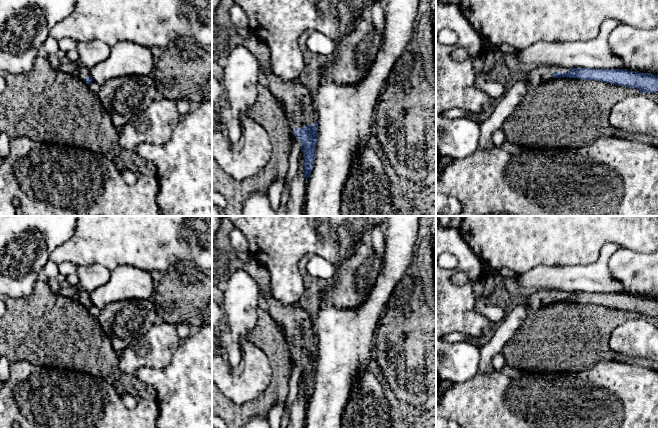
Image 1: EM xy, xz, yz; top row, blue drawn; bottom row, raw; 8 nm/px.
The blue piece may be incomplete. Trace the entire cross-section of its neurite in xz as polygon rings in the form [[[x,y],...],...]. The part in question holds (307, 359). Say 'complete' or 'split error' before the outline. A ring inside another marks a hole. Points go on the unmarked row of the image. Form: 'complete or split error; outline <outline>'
split error; outline [[[273,296],[264,299],[264,306],[272,318],[284,328],[294,352],[293,358],[301,366],[307,405],[314,391],[318,358],[316,342],[309,338],[309,330],[313,325],[311,310],[299,306],[296,302],[283,305]]]

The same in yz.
split error; outline [[[540,289],[530,291],[526,304],[529,312],[534,312],[542,306],[553,302],[577,302],[582,304],[597,304],[617,310],[636,312],[642,317],[658,316],[658,300],[650,297],[638,297],[624,293],[595,292],[557,292]]]

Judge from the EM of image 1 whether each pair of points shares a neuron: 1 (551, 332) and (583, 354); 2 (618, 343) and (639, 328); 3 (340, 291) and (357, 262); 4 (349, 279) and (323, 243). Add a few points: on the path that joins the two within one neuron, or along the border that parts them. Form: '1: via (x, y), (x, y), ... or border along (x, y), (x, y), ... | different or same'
1: via (559, 337), (566, 337), (575, 346) | same
2: via (623, 341), (627, 340), (634, 333) | same
3: via (347, 284), (351, 280), (351, 273), (354, 269) | same
4: border along (358, 243), (355, 250), (343, 261) | different

